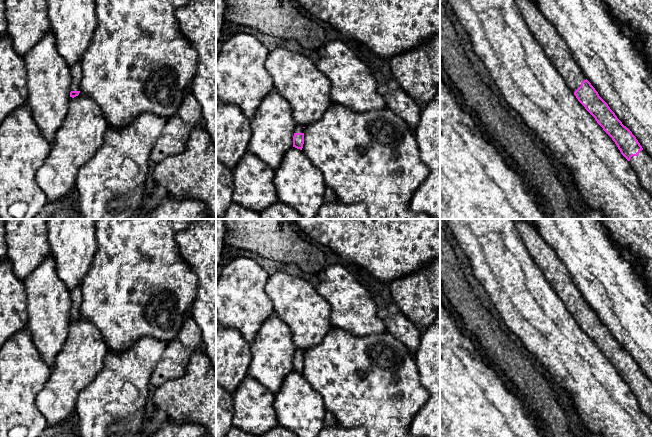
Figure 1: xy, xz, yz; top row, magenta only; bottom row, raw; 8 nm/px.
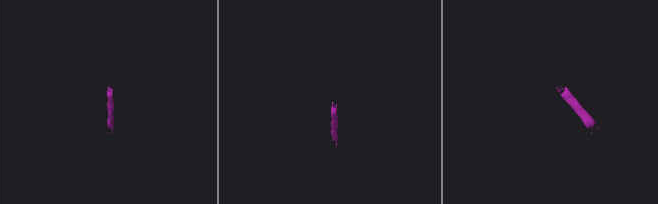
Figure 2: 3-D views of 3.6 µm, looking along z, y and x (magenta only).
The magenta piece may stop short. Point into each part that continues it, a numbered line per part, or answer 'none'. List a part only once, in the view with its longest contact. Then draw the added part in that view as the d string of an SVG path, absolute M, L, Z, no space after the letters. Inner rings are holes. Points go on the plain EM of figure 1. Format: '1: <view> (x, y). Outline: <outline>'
1: yz (555, 272). Outline: M525 219L512 220L527 246L529 254L543 272L546 280L570 313L575 316L586 304L586 301L573 284L565 265L560 261L555 251L541 238L532 224Z
2: yz (642, 388). Outline: M644 375L632 380L630 388L637 397L642 410L652 421L652 382Z

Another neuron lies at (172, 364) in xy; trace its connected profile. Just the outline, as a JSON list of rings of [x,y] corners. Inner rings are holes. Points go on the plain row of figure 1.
[[[189,314],[178,336],[166,344],[160,360],[152,370],[150,383],[158,387],[167,380],[182,377],[191,354],[201,347],[201,343],[201,330]]]

